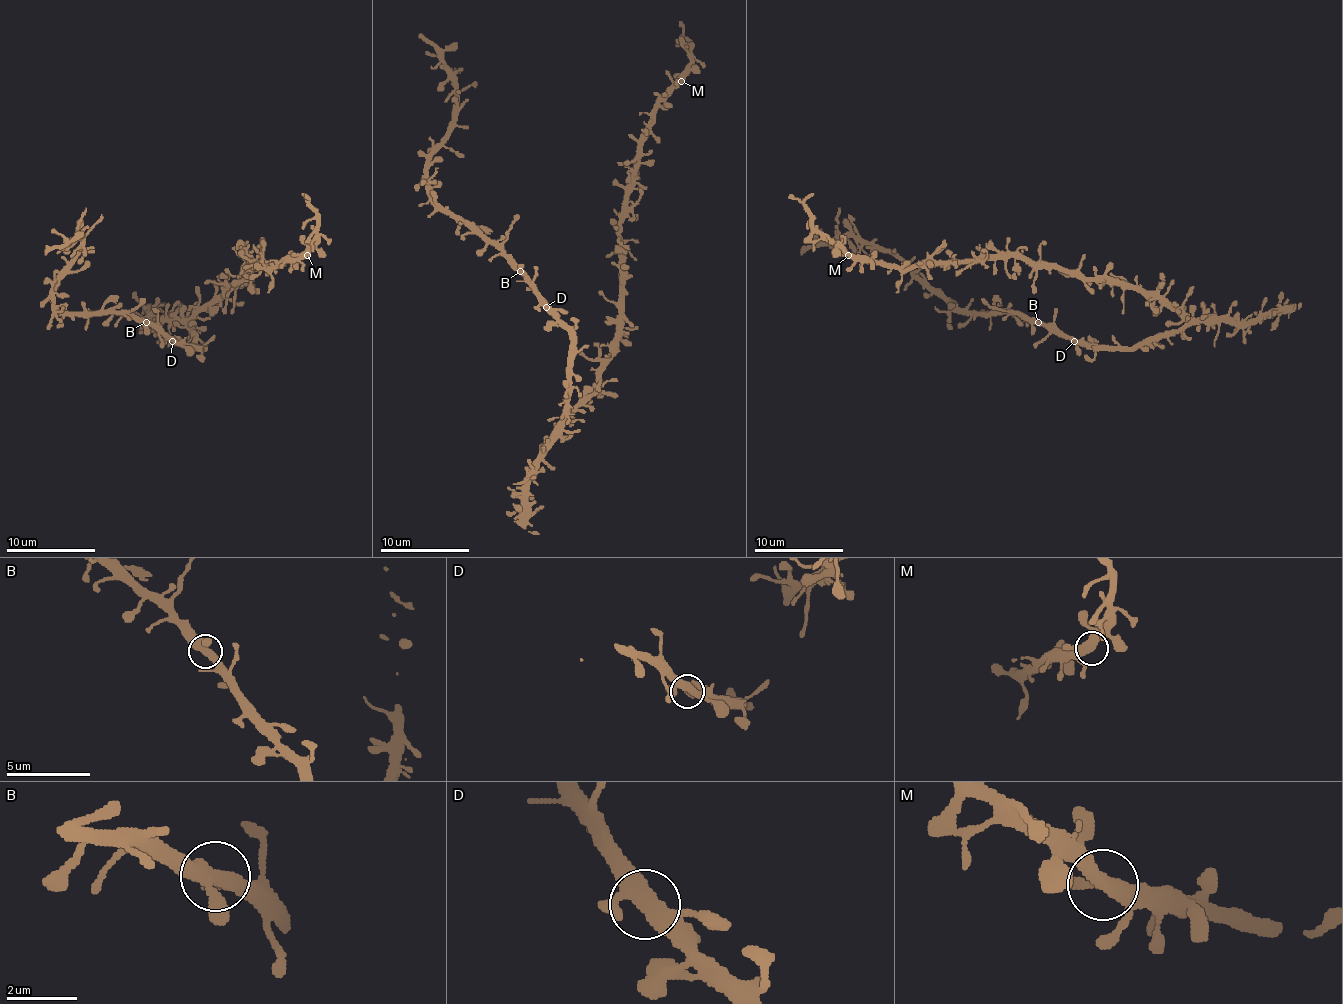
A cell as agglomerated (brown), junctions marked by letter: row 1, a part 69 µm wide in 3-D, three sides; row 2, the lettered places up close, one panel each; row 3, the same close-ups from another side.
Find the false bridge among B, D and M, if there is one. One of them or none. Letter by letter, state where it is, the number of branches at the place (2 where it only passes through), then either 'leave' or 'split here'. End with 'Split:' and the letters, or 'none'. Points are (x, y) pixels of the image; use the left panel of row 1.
B: (146, 322) | 3 | leave
D: (172, 341) | 3 | leave
M: (307, 255) | 3 | leave
Split: none

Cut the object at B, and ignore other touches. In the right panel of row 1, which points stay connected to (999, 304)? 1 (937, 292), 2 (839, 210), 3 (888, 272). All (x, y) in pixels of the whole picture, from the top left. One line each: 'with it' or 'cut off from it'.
1: with it
2: with it
3: cut off from it

